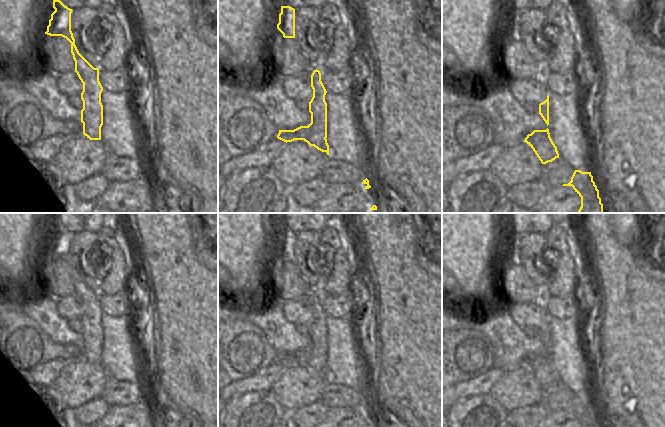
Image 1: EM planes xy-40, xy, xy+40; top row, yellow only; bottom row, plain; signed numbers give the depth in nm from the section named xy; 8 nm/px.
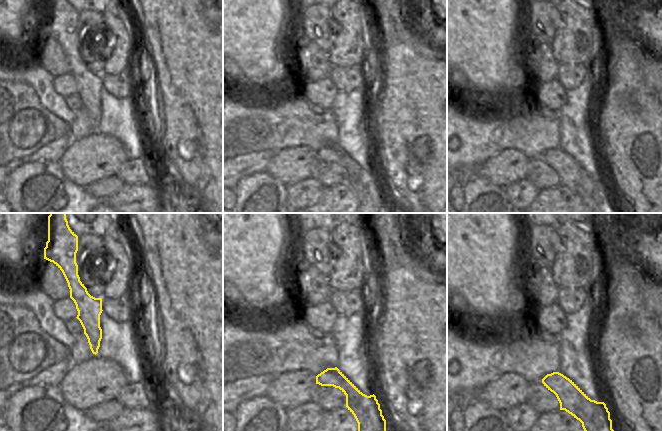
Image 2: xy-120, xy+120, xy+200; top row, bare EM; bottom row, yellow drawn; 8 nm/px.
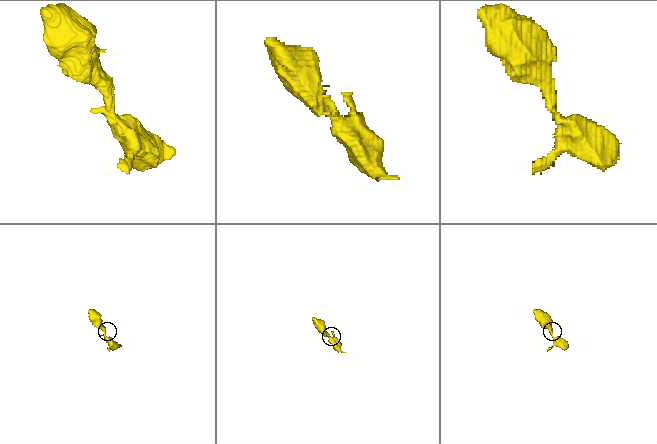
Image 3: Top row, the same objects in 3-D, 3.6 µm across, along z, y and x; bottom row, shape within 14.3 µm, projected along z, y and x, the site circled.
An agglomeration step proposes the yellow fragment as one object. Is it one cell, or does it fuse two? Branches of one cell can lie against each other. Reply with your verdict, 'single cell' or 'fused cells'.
fused cells

